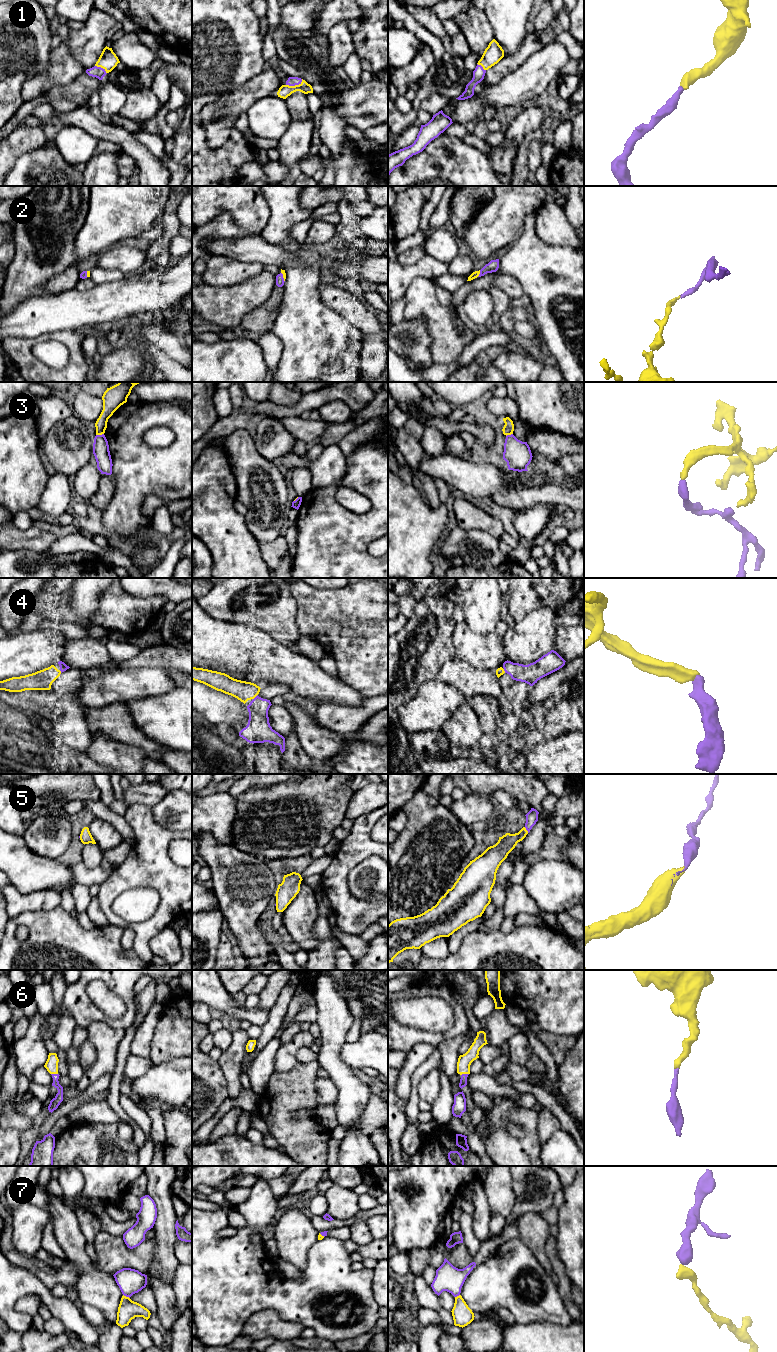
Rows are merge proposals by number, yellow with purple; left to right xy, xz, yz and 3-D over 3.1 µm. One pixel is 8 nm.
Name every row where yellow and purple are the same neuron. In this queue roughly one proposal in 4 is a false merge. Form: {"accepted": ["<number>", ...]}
{"accepted": ["1", "2", "4", "5", "6", "7"]}

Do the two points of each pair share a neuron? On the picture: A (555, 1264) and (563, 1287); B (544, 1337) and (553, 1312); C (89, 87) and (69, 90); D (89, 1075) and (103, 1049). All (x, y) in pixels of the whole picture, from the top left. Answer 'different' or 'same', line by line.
A: same
B: different
C: same
D: same

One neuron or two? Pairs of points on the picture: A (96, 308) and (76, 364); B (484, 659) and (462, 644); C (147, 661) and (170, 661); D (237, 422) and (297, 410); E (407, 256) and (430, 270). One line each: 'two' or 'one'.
A: two
B: one
C: one
D: one
E: two

